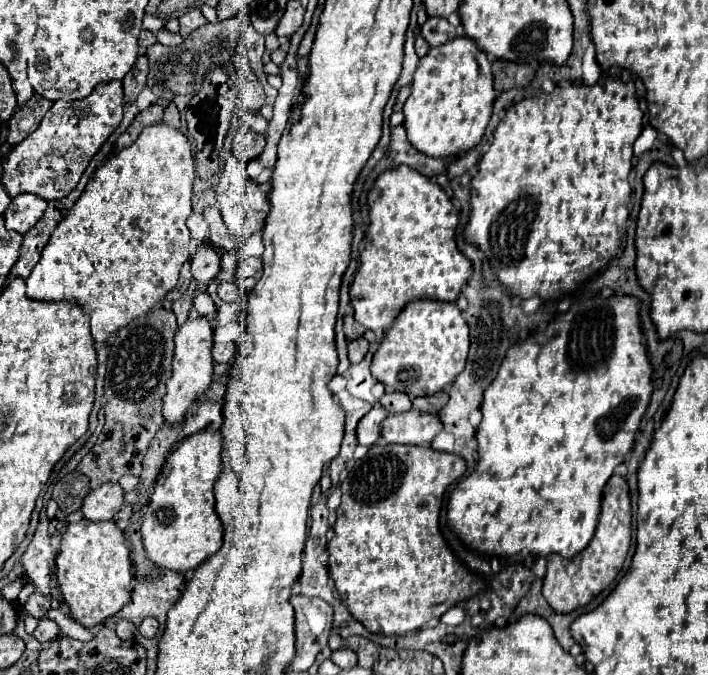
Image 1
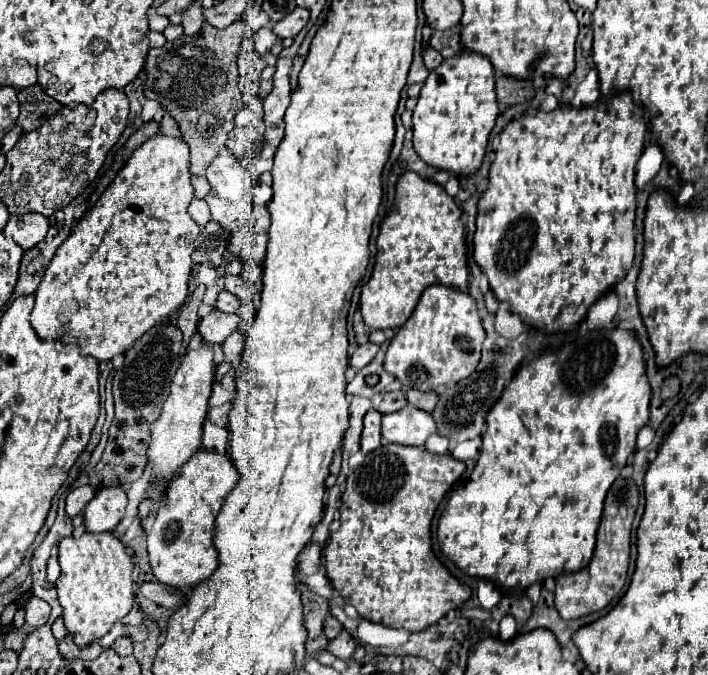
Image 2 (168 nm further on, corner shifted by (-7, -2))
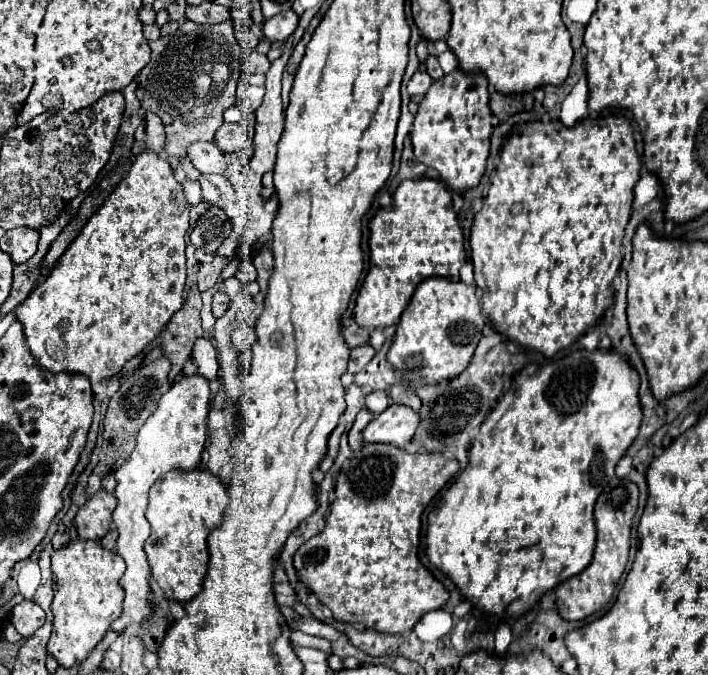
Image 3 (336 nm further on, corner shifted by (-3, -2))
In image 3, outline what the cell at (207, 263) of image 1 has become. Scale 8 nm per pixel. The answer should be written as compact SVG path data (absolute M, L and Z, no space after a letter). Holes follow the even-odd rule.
M209 207L197 221L193 233L191 233L191 243L197 249L203 249L205 253L213 255L221 243L229 237L231 233L231 223L227 219L227 215L217 209L217 207Z

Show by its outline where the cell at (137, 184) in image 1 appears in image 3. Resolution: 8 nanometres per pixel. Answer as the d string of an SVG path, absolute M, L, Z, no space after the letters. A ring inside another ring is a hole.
M145 149L143 153L139 153L135 157L129 173L121 179L121 183L115 187L115 191L103 201L103 205L87 221L87 225L81 229L81 233L75 237L75 241L71 241L71 245L59 257L57 265L51 269L51 273L47 275L47 279L41 281L29 293L29 297L15 307L15 317L23 325L27 347L33 353L33 357L39 361L39 365L43 365L45 369L49 369L51 373L61 373L61 371L81 373L81 375L87 375L91 379L91 383L97 383L97 381L103 381L103 379L109 379L109 377L117 375L121 371L121 367L131 357L135 357L137 353L141 353L157 337L157 333L167 325L167 321L171 319L171 315L183 307L185 261L187 261L187 257L185 257L185 233L189 229L189 209L191 207L189 207L189 203L183 197L181 183L175 179L169 161L161 159L153 149Z

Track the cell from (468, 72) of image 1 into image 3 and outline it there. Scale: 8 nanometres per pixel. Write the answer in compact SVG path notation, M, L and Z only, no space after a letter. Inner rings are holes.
M455 69L433 81L431 89L419 101L419 109L411 127L411 143L415 157L435 169L441 179L457 193L477 187L489 155L489 137L493 131L493 113L489 109L487 79L483 73L467 73Z

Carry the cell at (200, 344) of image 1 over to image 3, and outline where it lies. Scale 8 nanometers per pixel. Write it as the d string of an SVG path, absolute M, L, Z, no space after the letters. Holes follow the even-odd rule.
M199 373L183 375L181 381L173 381L171 389L159 399L157 409L139 429L137 445L131 457L115 473L115 479L117 479L115 497L119 501L117 509L113 511L113 521L119 531L117 553L127 563L127 571L121 579L121 587L125 589L123 613L111 625L111 629L117 633L125 631L129 625L139 625L151 613L151 603L149 603L151 589L147 583L149 565L147 565L145 551L143 551L143 543L149 537L149 525L145 519L149 489L161 475L165 475L171 469L195 469L197 467L201 459L201 451L205 447L205 439L207 439L205 419L209 411L209 399L211 399L211 389L209 389L209 381L203 375Z

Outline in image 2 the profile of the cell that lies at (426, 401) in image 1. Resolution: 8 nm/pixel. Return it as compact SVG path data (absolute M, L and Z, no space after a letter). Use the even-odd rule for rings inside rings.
M409 389L405 393L405 397L407 397L407 403L411 403L411 405L415 405L415 407L427 411L427 413L435 407L435 401L437 401L437 393L431 393L431 391L429 393L421 393L421 391Z

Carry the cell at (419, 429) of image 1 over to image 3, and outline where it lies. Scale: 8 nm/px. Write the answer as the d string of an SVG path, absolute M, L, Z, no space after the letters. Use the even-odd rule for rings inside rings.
M389 405L381 415L377 415L363 431L363 439L369 443L389 443L395 447L405 447L419 427L419 415L407 405Z

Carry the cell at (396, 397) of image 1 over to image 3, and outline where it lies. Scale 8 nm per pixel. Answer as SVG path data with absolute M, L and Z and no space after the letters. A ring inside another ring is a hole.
M373 391L373 393L369 393L365 397L365 403L367 403L367 409L373 415L379 415L379 413L383 413L383 409L387 409L387 405L391 401L389 401L389 393L387 391Z

